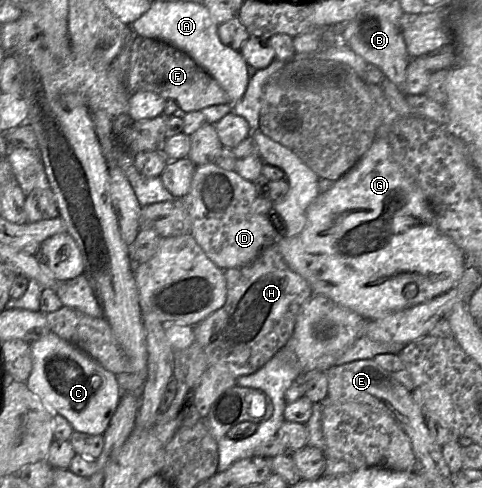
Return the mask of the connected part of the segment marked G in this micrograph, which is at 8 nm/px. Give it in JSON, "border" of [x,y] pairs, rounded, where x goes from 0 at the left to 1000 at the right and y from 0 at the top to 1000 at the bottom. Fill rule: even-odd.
{"border":[[[780,279],[763,309],[724,352],[693,371],[685,389],[662,398],[643,416],[635,430],[635,461],[629,473],[612,486],[581,486],[573,504],[600,549],[641,580],[649,602],[672,605],[697,623],[739,639],[757,654],[788,654],[807,643],[888,619],[929,598],[950,582],[967,549],[963,516],[936,488],[911,471],[902,441],[882,398],[834,340],[817,328],[805,287],[786,279]]]}

